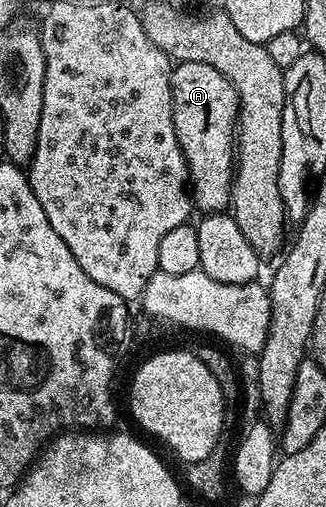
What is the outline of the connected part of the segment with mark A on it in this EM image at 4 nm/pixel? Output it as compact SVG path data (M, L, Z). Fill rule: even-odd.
M179 61L170 72L172 120L176 140L190 170L190 193L203 215L217 214L230 205L230 190L236 173L238 93L212 64Z

